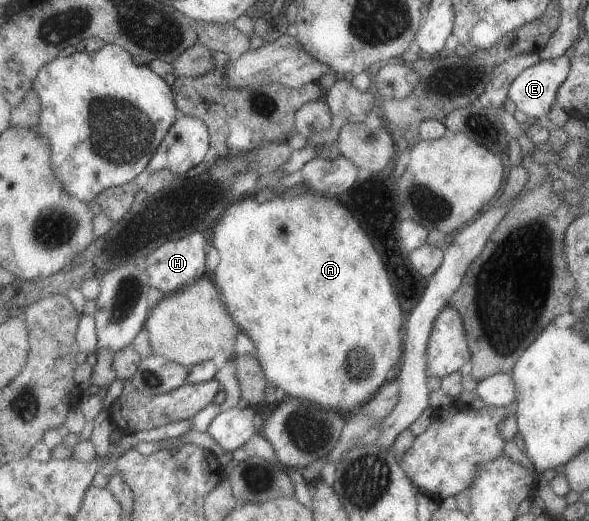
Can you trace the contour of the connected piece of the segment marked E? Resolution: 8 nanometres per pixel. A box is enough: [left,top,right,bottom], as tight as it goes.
[507,56,570,119]

